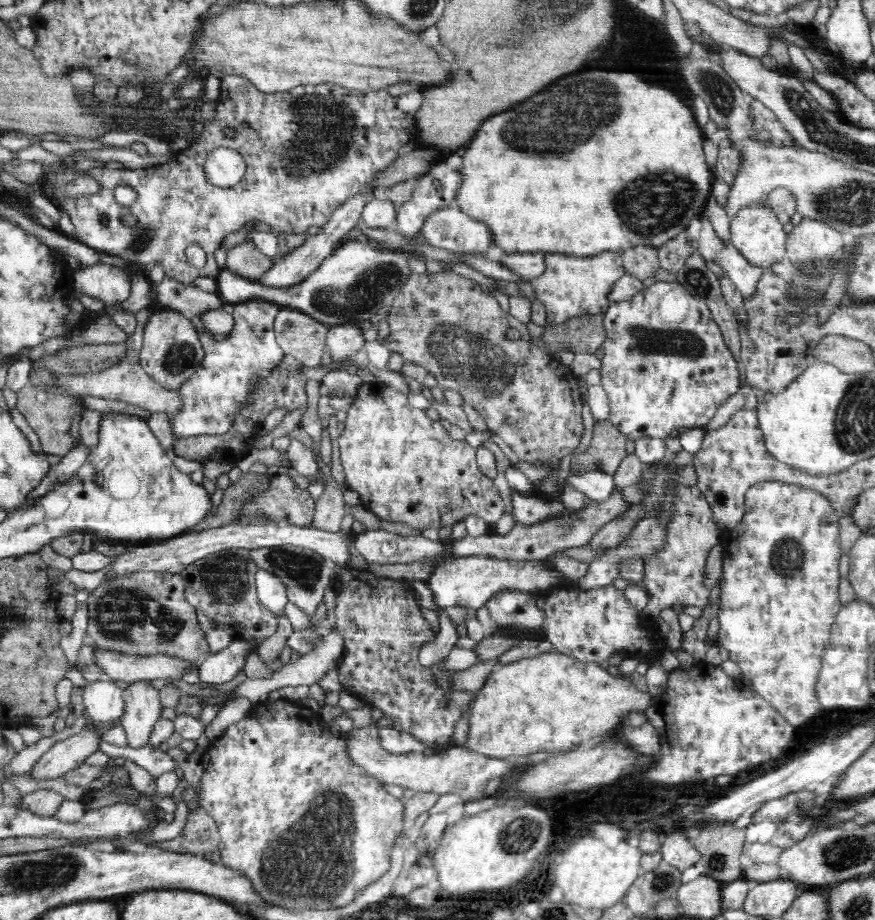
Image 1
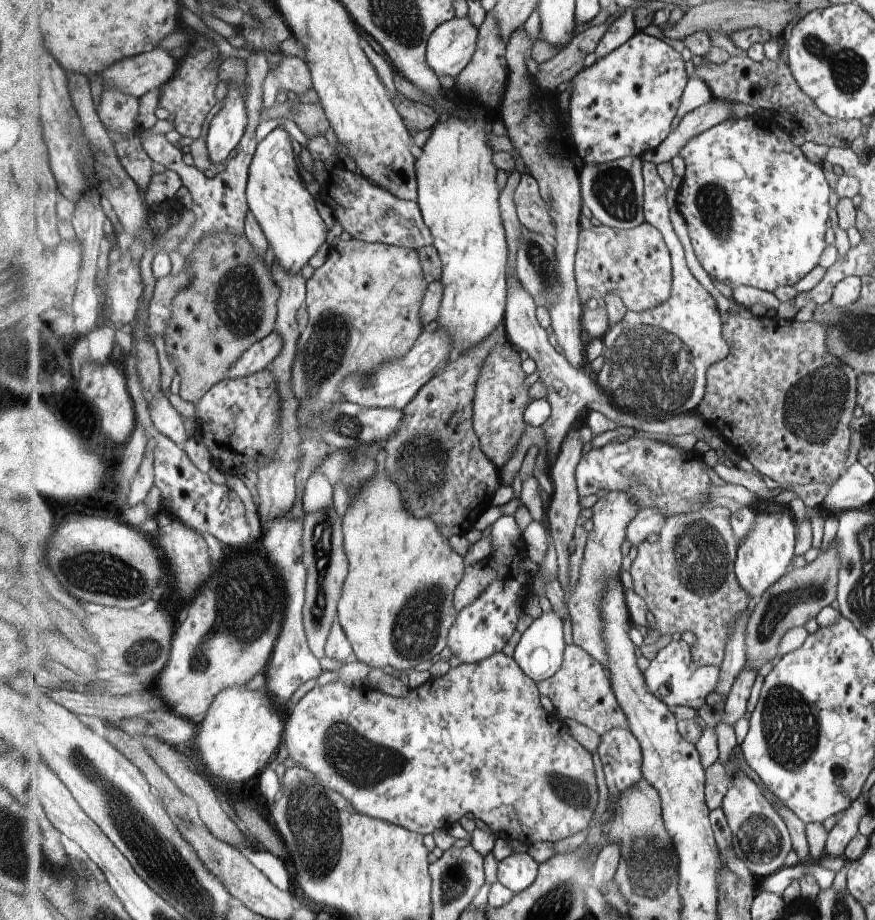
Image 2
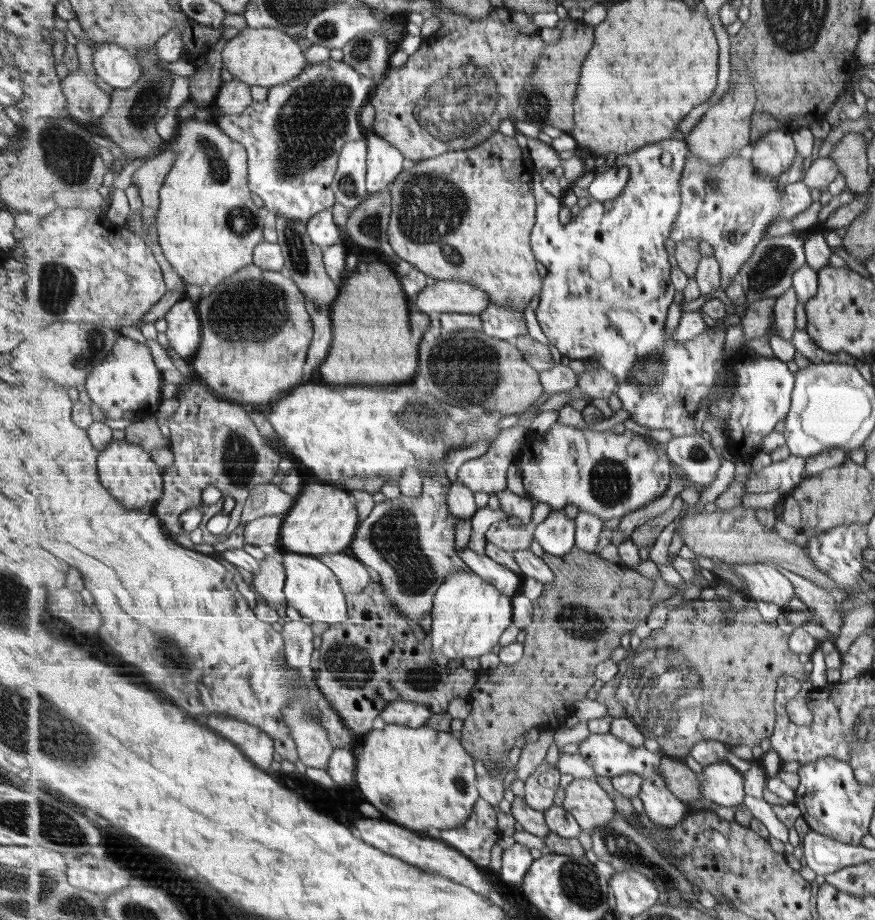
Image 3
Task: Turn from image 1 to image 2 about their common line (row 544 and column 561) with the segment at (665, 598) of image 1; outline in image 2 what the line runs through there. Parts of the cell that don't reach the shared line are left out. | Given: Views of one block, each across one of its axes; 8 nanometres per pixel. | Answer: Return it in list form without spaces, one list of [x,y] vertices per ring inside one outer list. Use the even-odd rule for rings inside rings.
[[[575,643],[567,646],[561,670],[552,678],[539,682],[538,687],[541,695],[550,699],[562,720],[581,722],[601,736],[617,728],[630,729],[627,714],[616,700],[609,674],[599,660]]]

